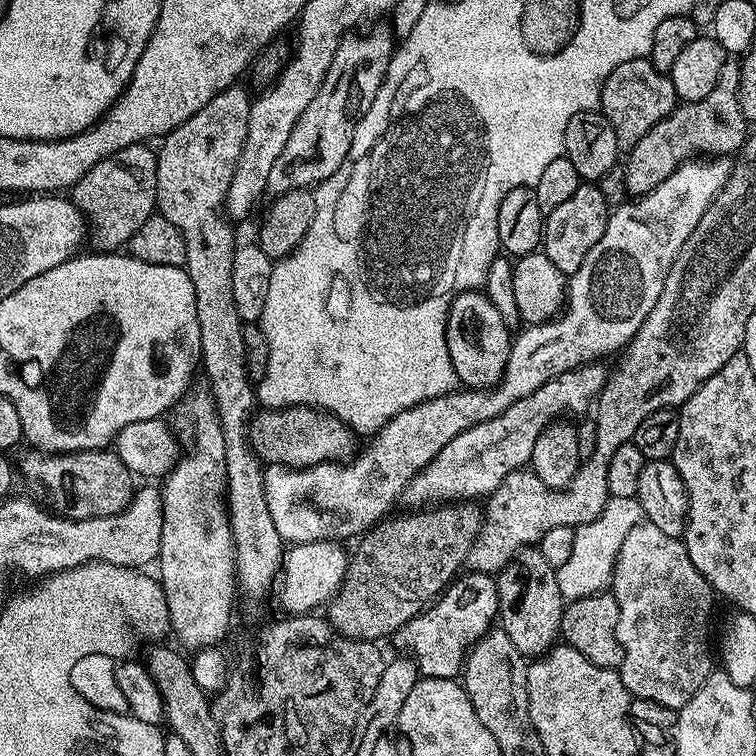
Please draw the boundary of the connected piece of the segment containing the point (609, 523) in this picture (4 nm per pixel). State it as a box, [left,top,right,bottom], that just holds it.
[556,496,641,601]

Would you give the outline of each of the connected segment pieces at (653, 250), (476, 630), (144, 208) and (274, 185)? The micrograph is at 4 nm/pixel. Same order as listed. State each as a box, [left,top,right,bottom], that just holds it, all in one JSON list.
[[264,156,733,545],[394,570,499,680],[70,143,158,250],[269,27,394,194]]

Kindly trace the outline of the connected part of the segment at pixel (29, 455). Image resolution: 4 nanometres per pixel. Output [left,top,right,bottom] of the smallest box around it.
[18,447,133,520]

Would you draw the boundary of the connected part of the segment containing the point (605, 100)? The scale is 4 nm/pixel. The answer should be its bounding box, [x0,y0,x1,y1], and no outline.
[599,59,677,150]

